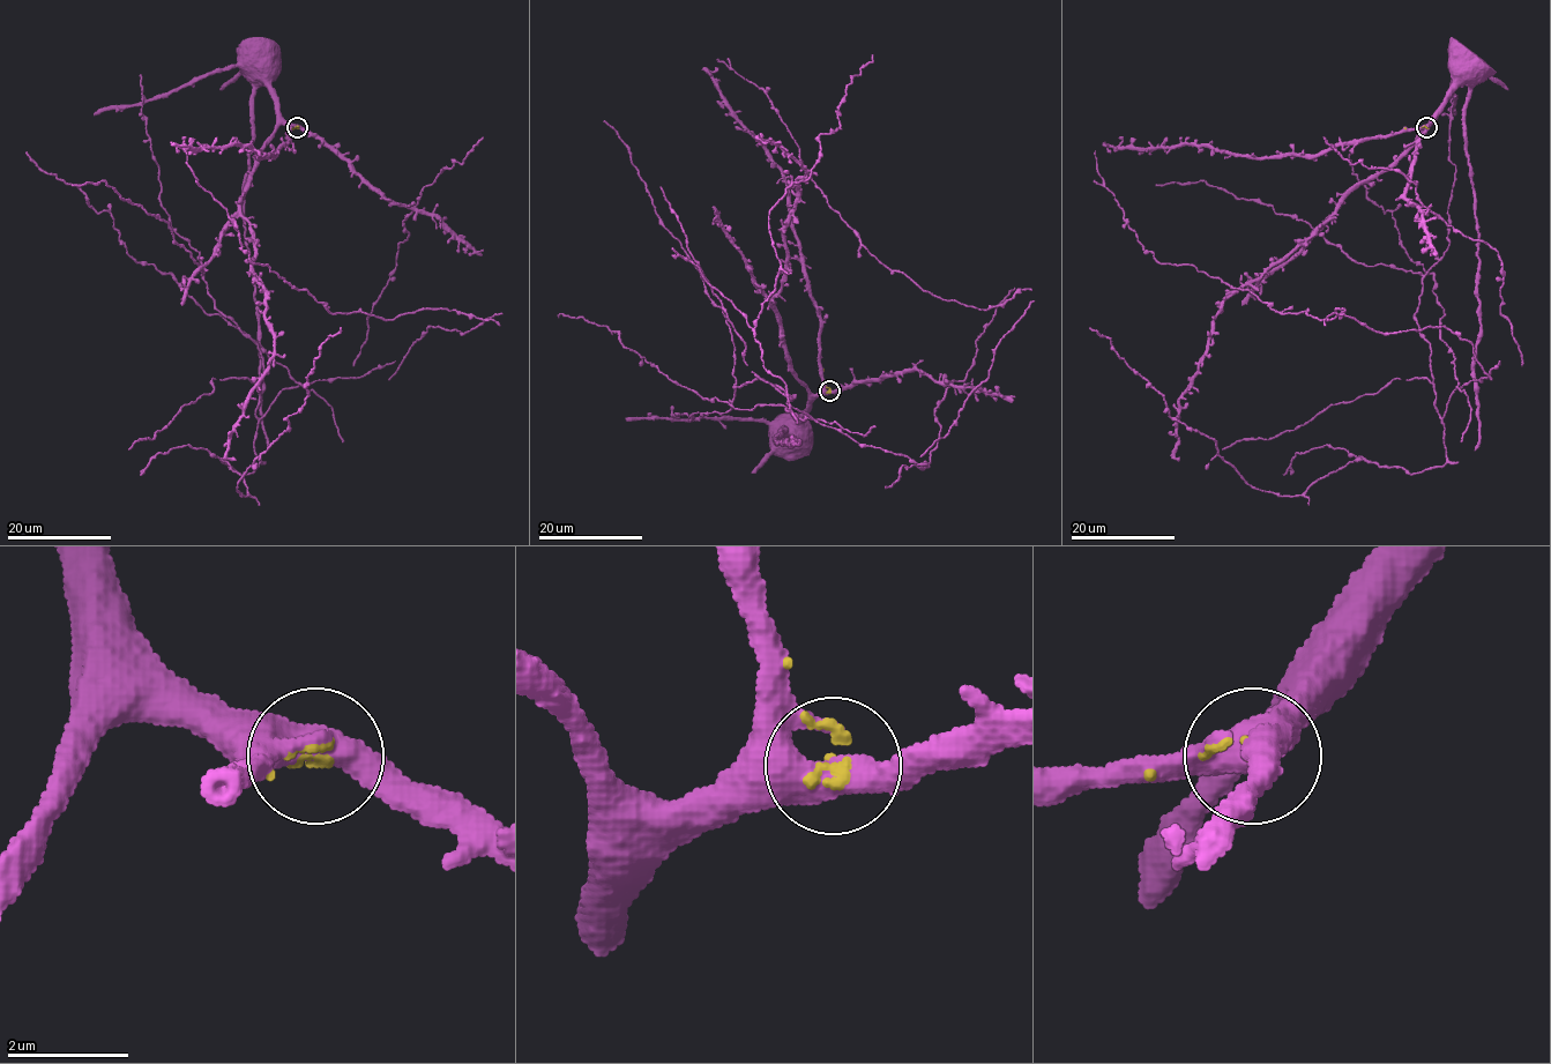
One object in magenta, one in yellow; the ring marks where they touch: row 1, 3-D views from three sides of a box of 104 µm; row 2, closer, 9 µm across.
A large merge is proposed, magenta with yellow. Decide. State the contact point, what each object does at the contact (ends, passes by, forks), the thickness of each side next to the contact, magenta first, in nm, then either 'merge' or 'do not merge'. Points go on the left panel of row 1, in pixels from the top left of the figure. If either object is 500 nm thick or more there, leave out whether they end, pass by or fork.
at (297, 127); 550 nm thick on the magenta side, 130 nm on the other; merge

